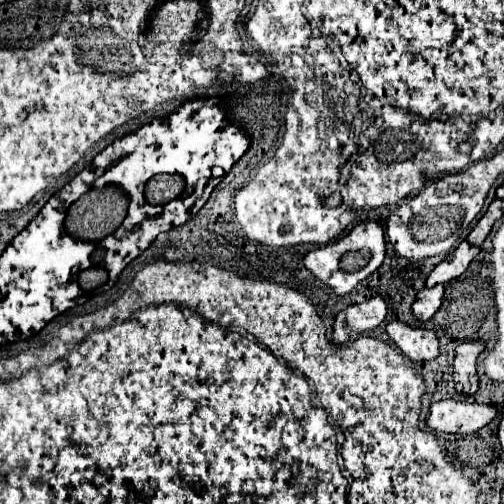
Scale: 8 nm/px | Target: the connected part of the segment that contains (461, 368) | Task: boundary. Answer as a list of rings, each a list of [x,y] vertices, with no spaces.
[[[472,340],[464,342],[456,348],[456,358],[454,358],[454,382],[456,382],[456,392],[474,396],[480,386],[478,370],[476,370],[476,360],[480,352],[484,352],[484,342]]]

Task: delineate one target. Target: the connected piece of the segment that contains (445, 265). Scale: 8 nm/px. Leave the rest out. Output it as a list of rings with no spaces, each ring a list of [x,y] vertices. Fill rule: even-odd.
[[[462,242],[452,254],[446,256],[444,262],[440,262],[440,264],[432,270],[432,274],[430,274],[428,280],[426,280],[426,286],[432,288],[432,286],[436,286],[436,284],[444,284],[444,282],[448,282],[448,280],[452,280],[452,278],[458,278],[458,276],[468,268],[468,264],[478,256],[478,252],[480,252],[480,246]]]

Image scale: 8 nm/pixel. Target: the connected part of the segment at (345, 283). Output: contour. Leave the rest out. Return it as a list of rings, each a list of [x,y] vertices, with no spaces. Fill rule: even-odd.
[[[364,220],[356,224],[344,238],[314,248],[304,256],[304,266],[324,284],[328,284],[336,294],[344,296],[354,290],[358,282],[368,278],[374,270],[382,266],[386,258],[386,240],[384,240],[384,228],[378,220]]]

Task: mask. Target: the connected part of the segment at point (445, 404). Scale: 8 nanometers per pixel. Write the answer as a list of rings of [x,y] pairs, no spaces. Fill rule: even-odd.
[[[442,400],[432,404],[426,426],[434,432],[468,434],[484,428],[488,422],[496,418],[496,414],[498,410],[488,404]]]

